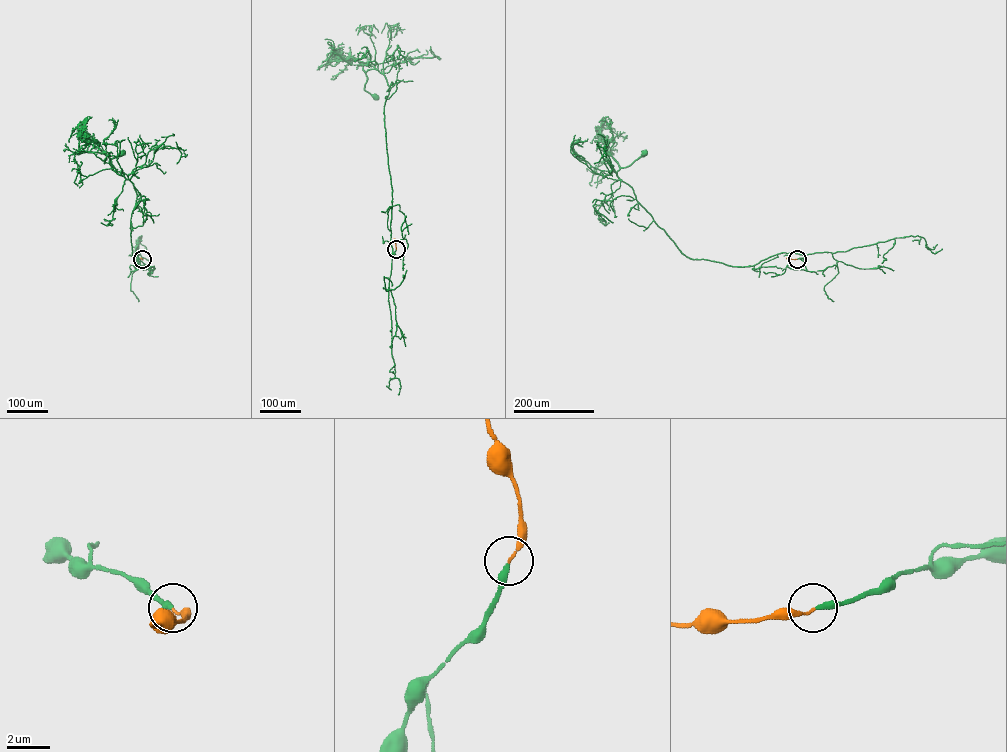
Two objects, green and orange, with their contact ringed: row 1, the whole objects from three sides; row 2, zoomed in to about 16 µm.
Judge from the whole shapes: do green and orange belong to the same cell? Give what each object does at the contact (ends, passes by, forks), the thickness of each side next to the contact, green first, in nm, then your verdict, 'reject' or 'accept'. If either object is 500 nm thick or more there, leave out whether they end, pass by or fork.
green ends; orange ends; calibres 300 and 130 nm; accept

